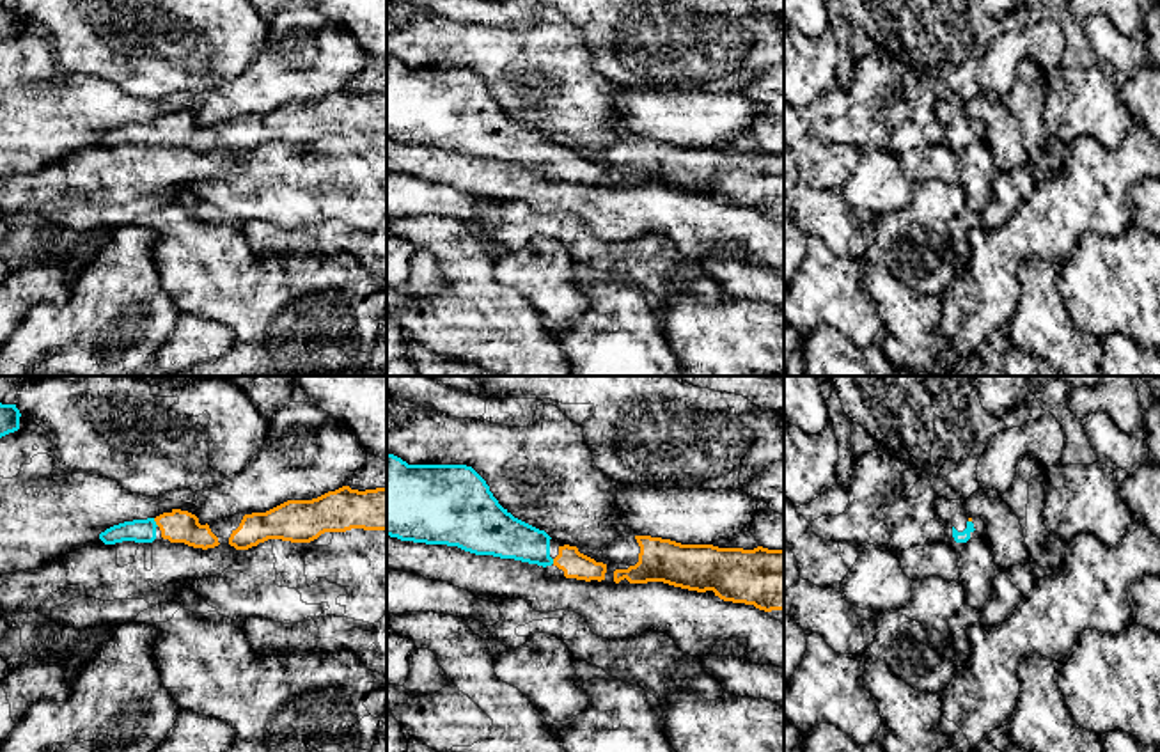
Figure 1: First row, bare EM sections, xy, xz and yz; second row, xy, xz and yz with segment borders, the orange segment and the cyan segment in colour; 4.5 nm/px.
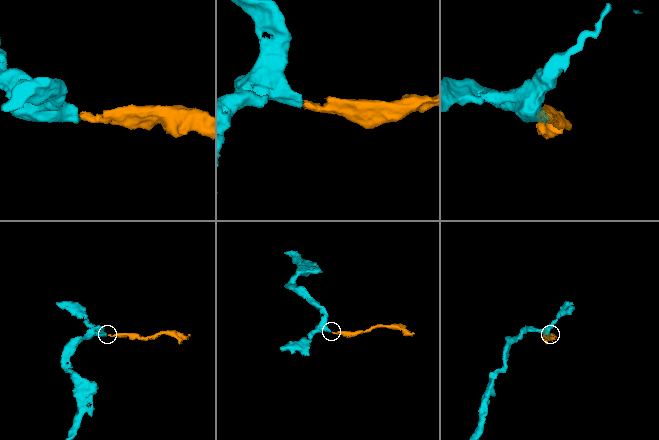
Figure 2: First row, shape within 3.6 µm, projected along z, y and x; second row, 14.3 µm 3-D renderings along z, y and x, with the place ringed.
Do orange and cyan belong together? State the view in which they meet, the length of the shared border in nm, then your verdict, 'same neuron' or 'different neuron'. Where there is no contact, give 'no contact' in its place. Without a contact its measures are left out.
meets orange in xy; contact 50 nm long; same neuron

